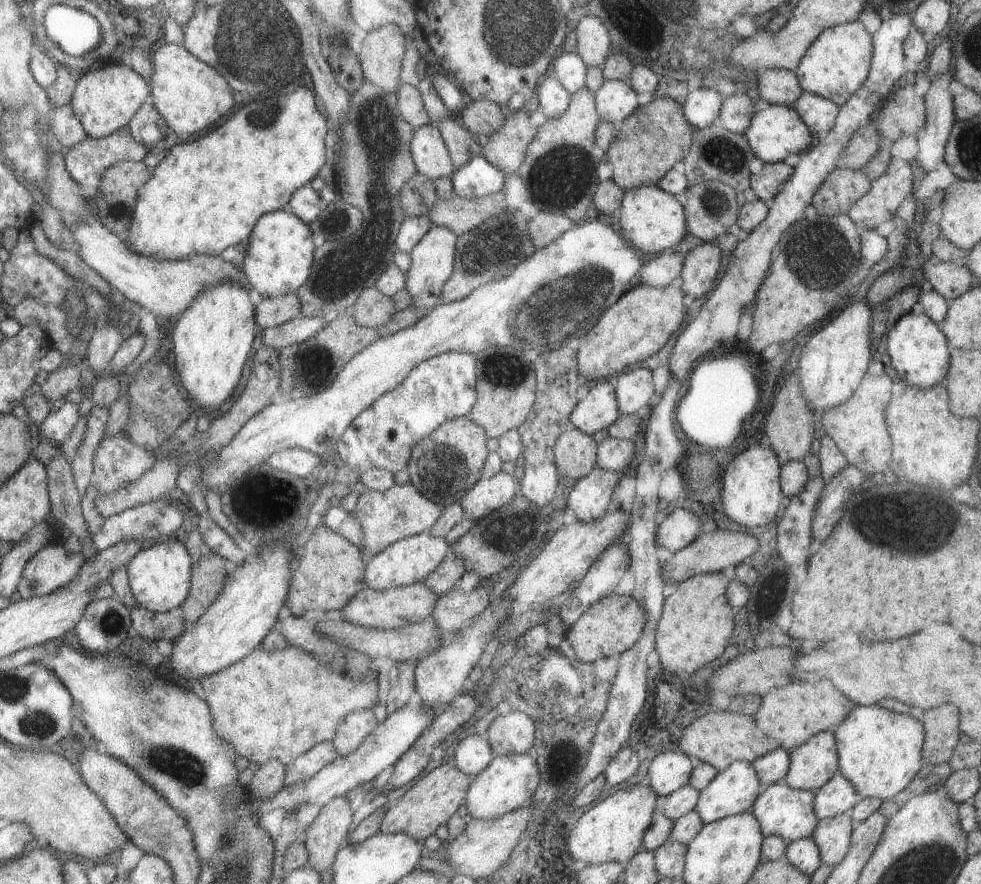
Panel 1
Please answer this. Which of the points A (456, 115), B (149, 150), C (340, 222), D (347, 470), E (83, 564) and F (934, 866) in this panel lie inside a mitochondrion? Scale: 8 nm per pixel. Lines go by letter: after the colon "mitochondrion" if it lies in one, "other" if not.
A: other
B: other
C: mitochondrion
D: other
E: other
F: mitochondrion

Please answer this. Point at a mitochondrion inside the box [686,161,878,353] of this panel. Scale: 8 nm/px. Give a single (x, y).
(819, 254)

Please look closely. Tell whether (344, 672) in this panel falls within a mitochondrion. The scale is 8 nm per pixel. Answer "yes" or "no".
no

